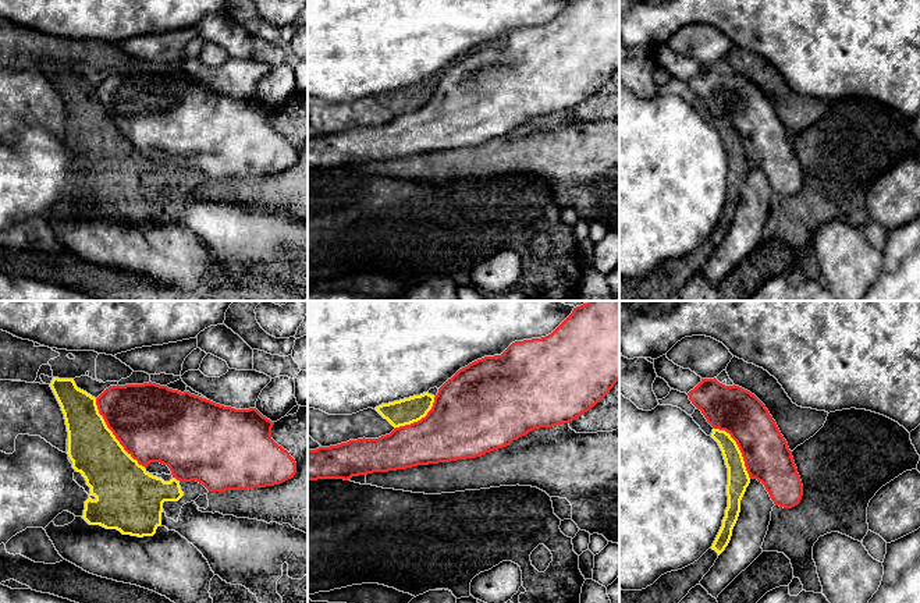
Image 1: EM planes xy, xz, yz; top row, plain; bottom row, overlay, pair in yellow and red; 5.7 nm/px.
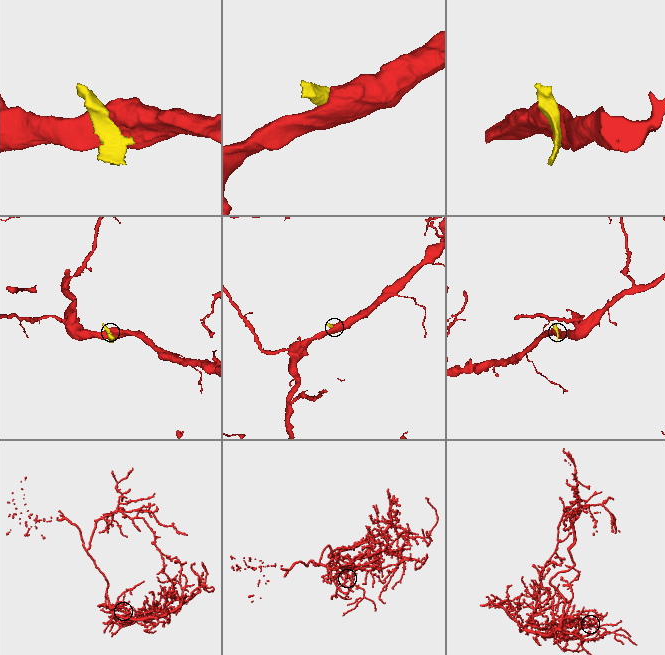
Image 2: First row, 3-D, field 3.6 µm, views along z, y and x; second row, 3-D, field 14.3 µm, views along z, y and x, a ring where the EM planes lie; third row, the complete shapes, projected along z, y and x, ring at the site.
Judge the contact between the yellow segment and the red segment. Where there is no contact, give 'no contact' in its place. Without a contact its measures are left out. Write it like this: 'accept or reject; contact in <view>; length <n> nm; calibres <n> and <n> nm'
reject; contact in xy; length 500 nm; calibres 300 and 440 nm

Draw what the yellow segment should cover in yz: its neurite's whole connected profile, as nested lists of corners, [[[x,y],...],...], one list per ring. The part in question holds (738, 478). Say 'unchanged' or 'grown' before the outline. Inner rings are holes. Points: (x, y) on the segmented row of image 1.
grown; [[[713,429],[711,437],[718,443],[728,468],[728,507],[713,546],[693,564],[661,575],[646,589],[619,589],[619,603],[679,603],[692,588],[700,584],[728,546],[740,512],[740,500],[750,483],[750,478],[742,453],[731,434],[725,430]]]

